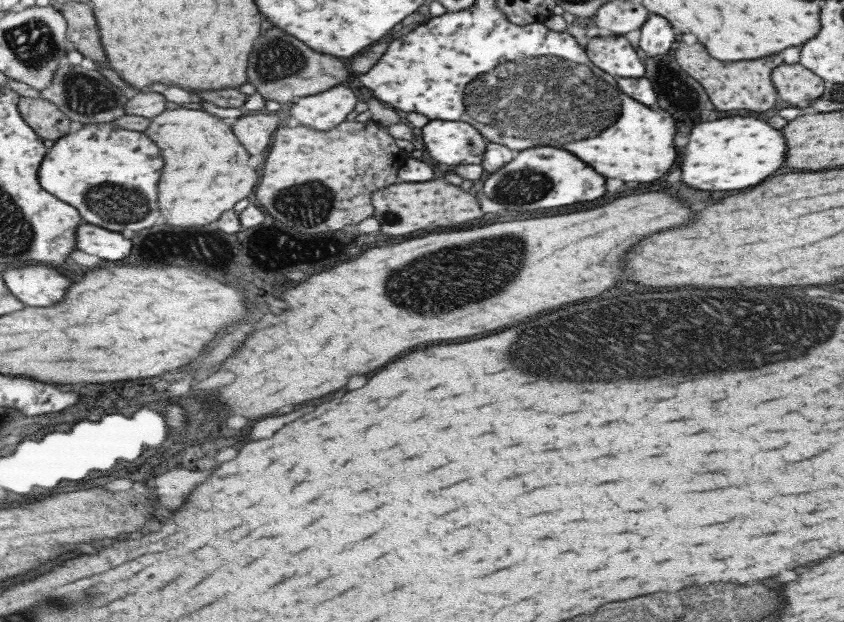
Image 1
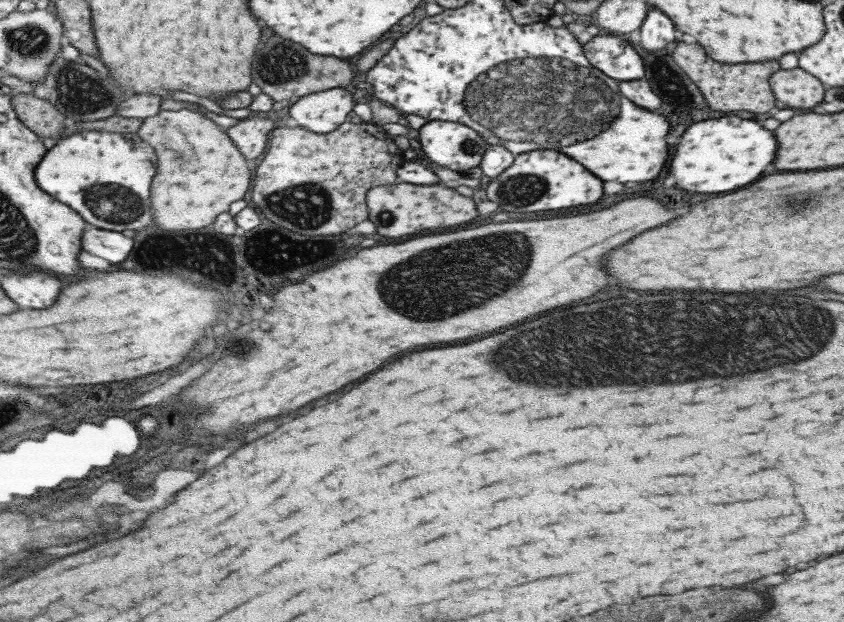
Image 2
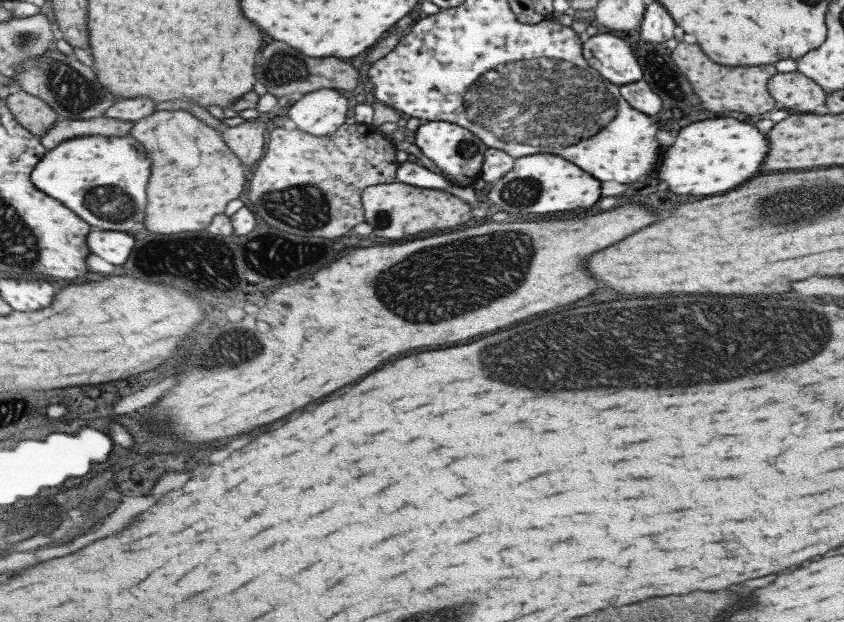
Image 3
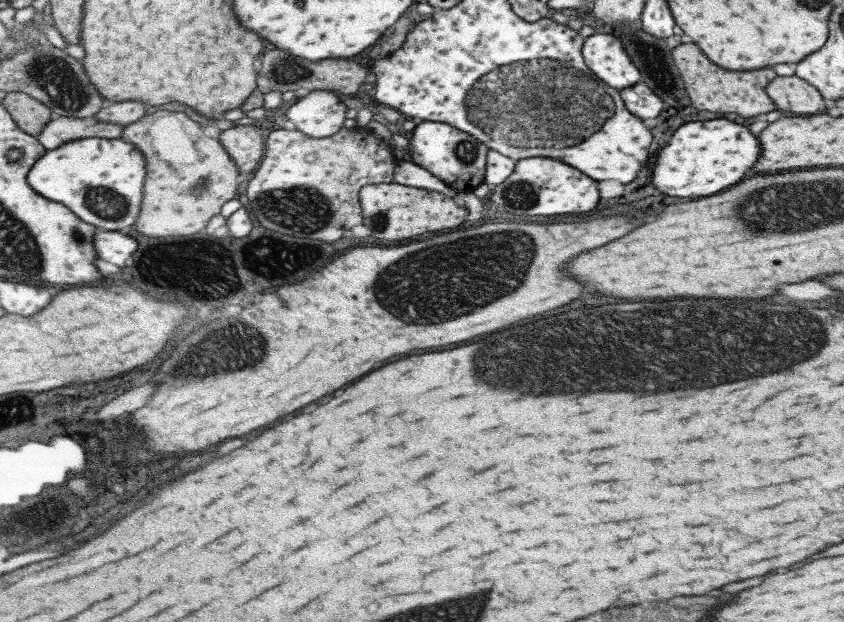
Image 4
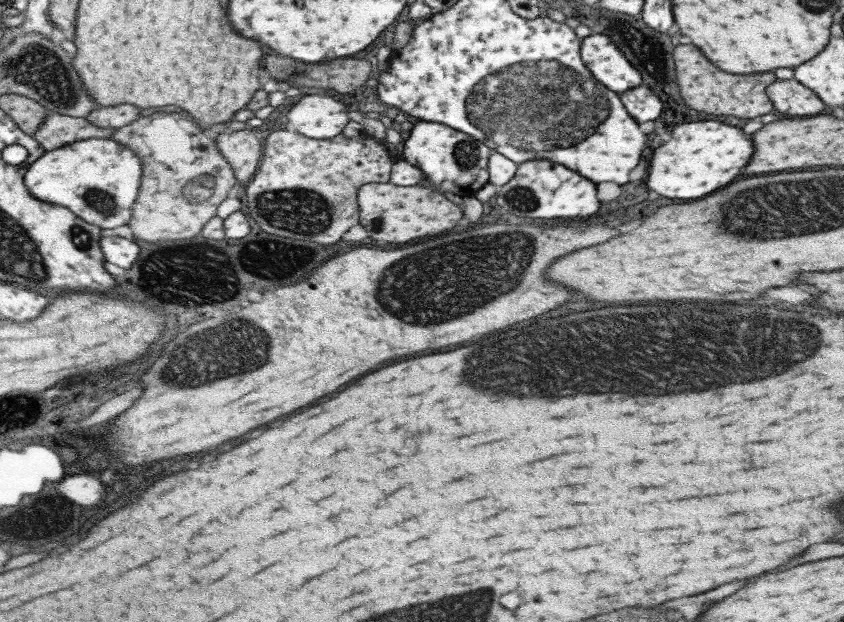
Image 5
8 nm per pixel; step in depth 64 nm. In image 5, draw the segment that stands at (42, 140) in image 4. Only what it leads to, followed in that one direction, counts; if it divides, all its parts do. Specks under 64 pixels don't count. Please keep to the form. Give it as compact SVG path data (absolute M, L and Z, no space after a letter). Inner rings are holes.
M48 112L32 137L44 151L48 151L78 140L87 140L87 138L109 139L113 131L115 130L97 128L97 126L89 124L85 118Z

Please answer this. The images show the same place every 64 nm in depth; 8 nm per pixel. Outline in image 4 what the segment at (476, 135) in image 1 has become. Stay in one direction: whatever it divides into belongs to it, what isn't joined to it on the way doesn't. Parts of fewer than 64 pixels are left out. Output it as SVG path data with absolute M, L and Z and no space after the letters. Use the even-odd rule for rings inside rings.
M419 121L411 131L409 142L410 161L425 168L457 192L472 190L483 183L485 154L488 148L474 136L443 122Z

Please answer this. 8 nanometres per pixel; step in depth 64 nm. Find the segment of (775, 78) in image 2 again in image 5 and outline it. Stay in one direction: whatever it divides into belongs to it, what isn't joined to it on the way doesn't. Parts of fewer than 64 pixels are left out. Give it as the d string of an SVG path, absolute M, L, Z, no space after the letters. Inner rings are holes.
M795 78L775 80L765 92L773 108L779 110L779 114L785 112L785 116L815 116L825 108L815 92L799 84Z

